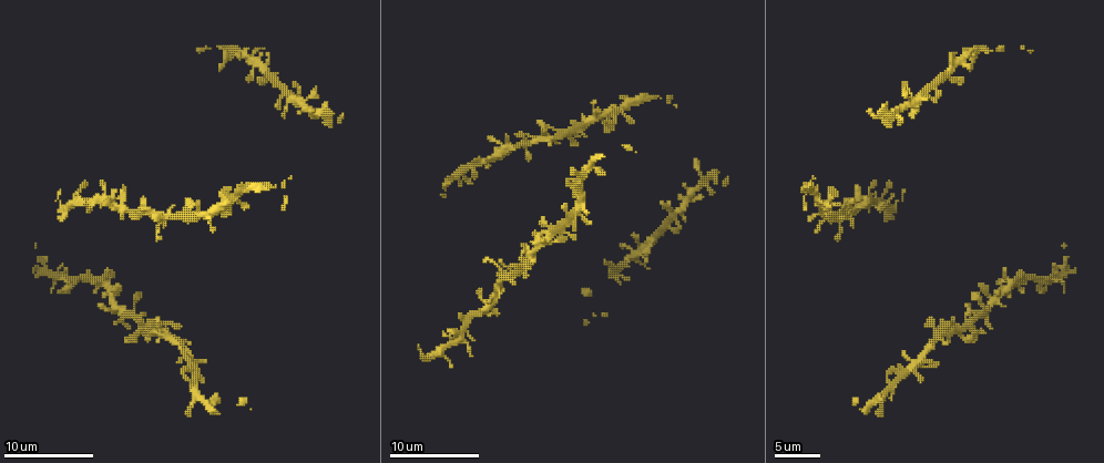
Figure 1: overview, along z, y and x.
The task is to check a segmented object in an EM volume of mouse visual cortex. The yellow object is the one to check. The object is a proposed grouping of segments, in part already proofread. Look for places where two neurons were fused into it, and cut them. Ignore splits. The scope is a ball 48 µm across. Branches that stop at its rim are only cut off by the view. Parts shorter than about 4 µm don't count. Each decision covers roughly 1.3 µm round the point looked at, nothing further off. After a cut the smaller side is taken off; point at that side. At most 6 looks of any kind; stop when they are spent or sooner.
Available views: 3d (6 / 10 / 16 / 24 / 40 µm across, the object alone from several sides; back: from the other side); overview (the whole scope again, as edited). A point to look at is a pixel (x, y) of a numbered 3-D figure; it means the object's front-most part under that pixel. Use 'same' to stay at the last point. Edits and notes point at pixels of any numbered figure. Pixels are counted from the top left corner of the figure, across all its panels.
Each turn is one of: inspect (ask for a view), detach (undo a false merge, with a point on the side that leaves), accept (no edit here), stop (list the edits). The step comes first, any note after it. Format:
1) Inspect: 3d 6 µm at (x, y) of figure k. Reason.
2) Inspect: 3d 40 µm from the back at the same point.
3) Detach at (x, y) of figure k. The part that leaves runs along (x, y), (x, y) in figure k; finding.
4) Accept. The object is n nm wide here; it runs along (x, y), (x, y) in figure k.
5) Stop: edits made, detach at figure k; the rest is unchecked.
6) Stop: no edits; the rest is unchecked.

Inspect: 3d 10 µm at (548, 225) of figure 1. Three arms meet.

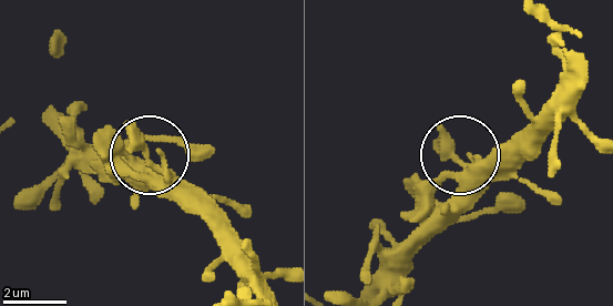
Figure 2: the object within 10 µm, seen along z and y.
Inspect: 3d 10 µm from the back at (143, 154) of figure 2.

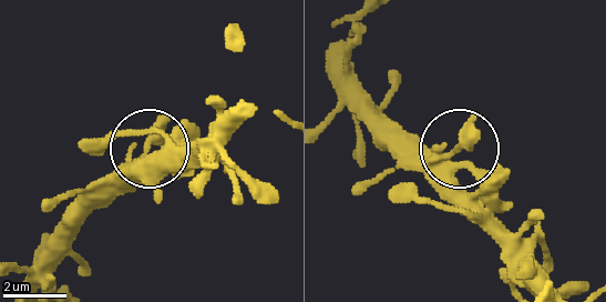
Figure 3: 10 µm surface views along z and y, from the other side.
Accept. 3 arms meet here; all the same neuron.

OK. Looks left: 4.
Inspect: 3d 10 µm at (130, 311) of figure 1. Four arms meet.

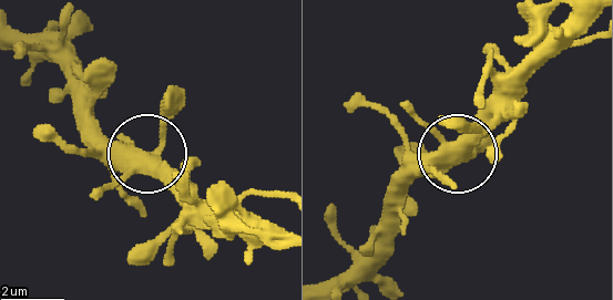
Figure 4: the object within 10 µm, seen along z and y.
Accept. The object is 390 nm wide here; all the same neuron.

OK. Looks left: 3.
Inspect: 3d 6 µm at (549, 142) of figure 1. Looks like a crossing.

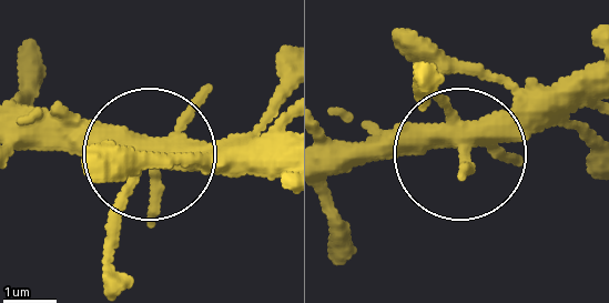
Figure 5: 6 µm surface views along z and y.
Accept. The object is 320 nm wide here; it runs along (590, 68), (445, 148), (330, 148) in figure 5; continuous, no second neuron.

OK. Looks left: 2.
Stop: no edits; the rest is unchecked.

